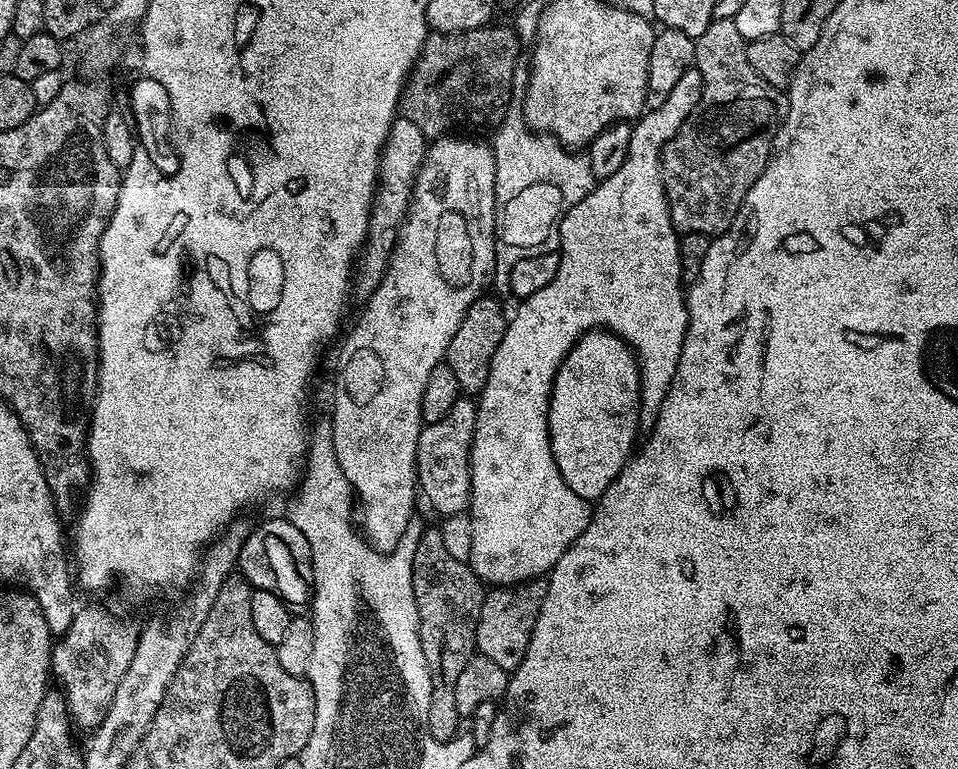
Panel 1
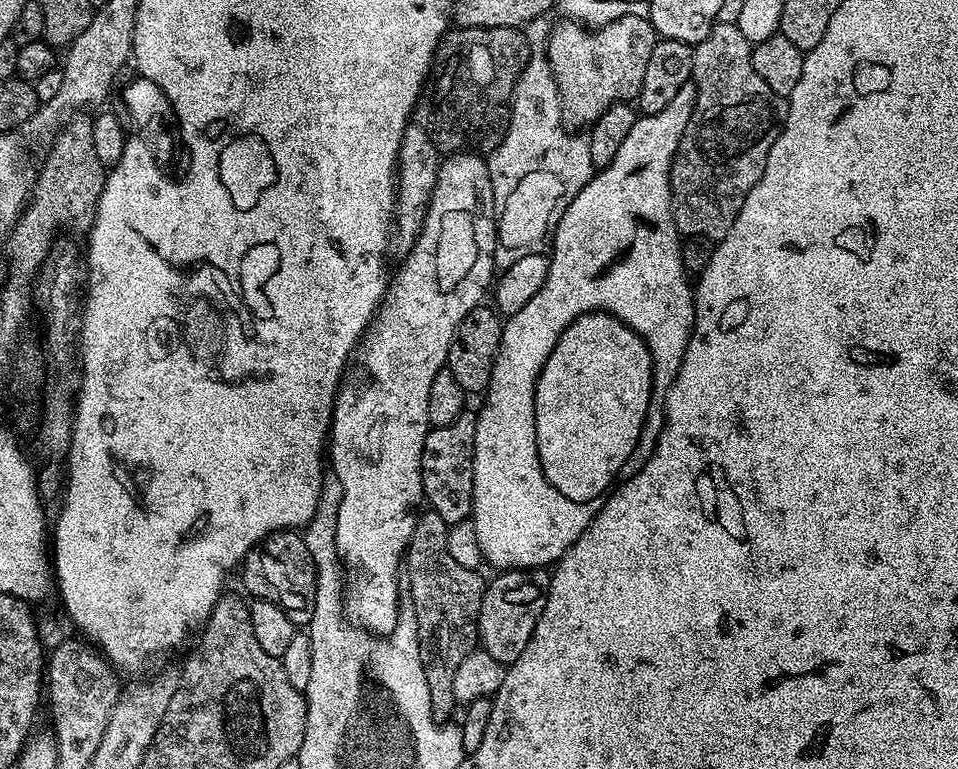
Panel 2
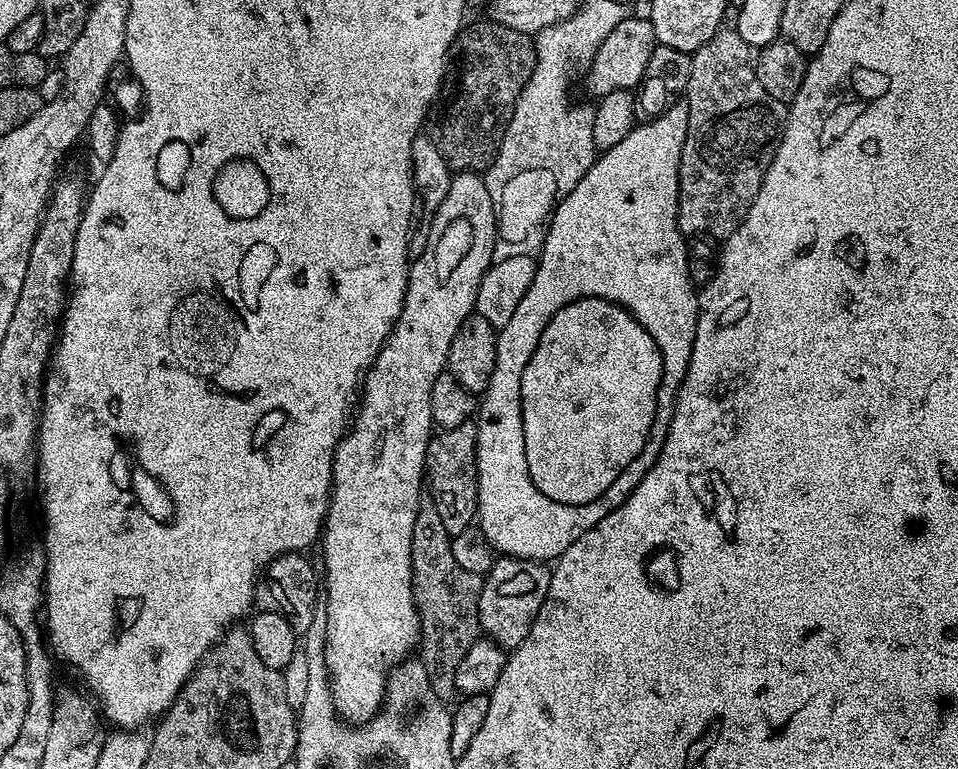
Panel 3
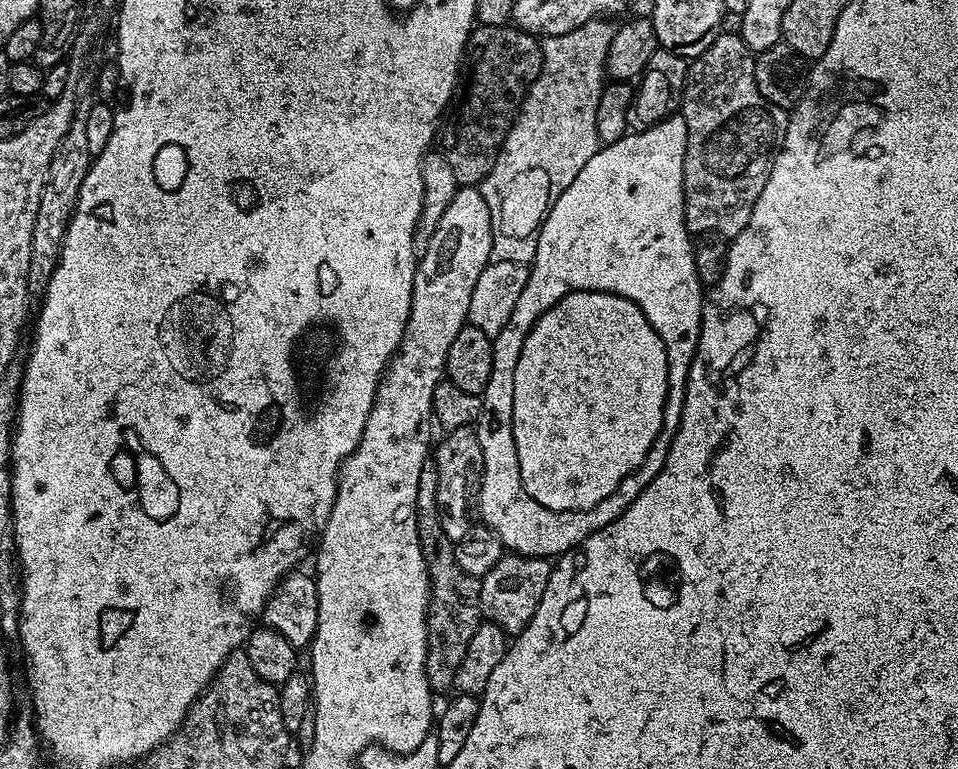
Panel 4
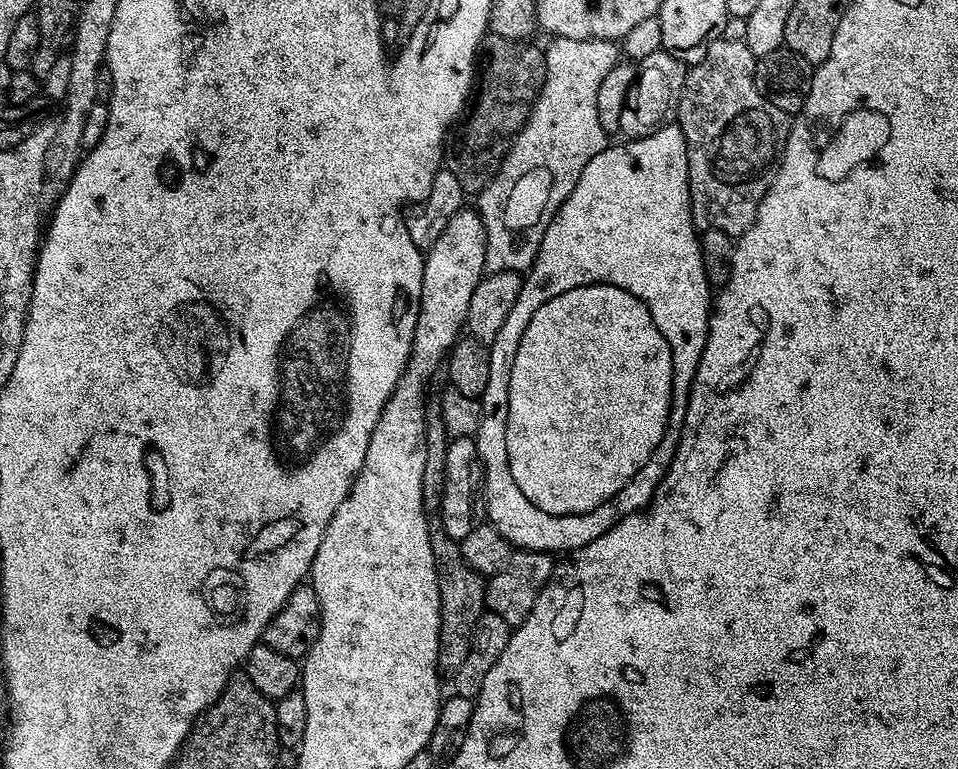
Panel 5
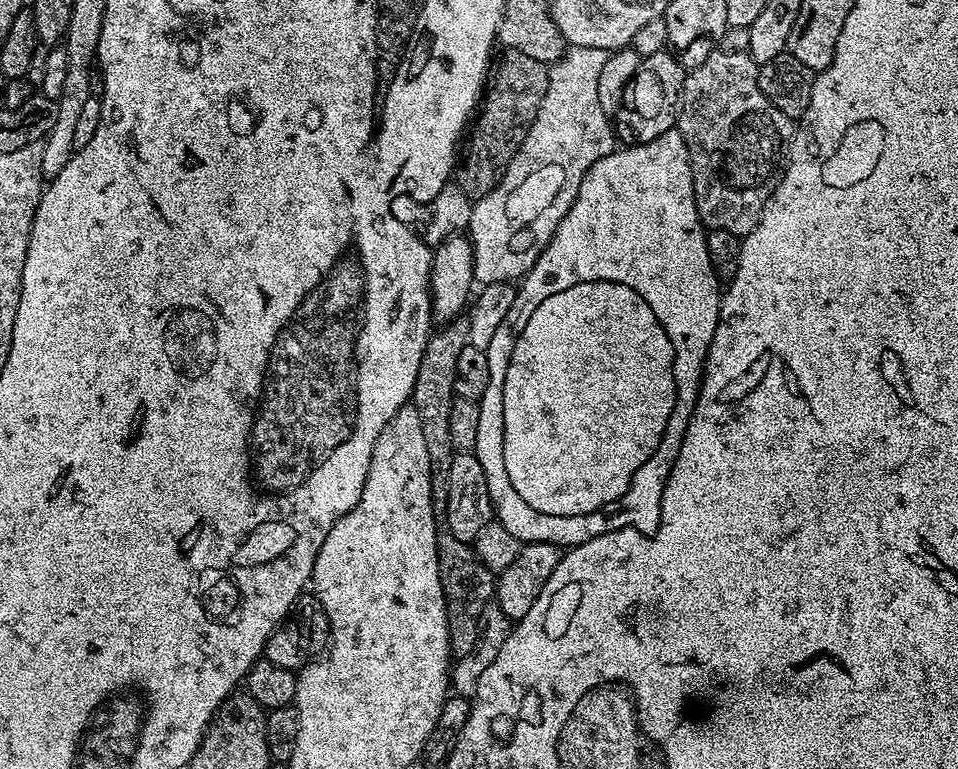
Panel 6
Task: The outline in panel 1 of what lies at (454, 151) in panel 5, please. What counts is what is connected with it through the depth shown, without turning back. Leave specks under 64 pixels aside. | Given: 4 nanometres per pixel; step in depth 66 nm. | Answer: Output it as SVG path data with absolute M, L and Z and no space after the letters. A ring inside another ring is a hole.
M485 26L465 32L429 31L420 57L404 83L398 109L399 115L410 118L410 122L414 122L414 126L418 126L426 138L439 138L457 130L468 130L464 128L484 128L487 124L489 129L495 130L506 118L508 107L514 98L512 83L516 80L516 67L520 64L522 41L511 27L496 27Z

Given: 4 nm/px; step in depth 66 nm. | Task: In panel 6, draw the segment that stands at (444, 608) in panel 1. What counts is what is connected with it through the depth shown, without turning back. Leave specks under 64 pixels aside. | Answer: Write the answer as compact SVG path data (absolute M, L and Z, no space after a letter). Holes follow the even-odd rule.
M464 318L449 320L444 328L435 333L428 341L428 349L424 352L422 366L418 370L418 378L414 382L414 390L410 401L411 407L418 410L418 418L422 418L422 435L426 442L426 451L430 453L430 470L432 471L432 509L434 522L438 526L448 522L448 495L450 494L450 462L454 455L450 438L450 406L456 396L454 390L454 374L458 366L458 354L469 347L468 321ZM447 530L437 531L438 570L442 578L442 590L448 615L448 646L453 657L459 658L474 650L478 638L478 614L493 599L496 576L476 557L472 544L463 544Z

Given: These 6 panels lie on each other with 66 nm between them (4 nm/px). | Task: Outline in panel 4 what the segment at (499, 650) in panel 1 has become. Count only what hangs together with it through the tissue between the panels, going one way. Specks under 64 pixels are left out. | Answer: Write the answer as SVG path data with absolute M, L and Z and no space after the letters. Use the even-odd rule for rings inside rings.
M505 554L480 580L480 615L487 623L497 624L509 637L515 638L534 618L538 602L550 582L553 565L543 556L518 556Z

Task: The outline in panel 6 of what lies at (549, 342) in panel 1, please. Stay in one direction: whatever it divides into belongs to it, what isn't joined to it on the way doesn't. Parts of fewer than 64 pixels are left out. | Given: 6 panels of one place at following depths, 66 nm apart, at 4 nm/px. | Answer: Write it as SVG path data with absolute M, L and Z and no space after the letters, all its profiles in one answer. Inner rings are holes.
M673 130L645 144L629 145L629 148L617 147L615 152L606 154L606 158L598 158L598 162L586 170L574 206L570 206L532 269L519 281L514 306L510 306L510 314L502 318L502 326L498 326L486 350L490 358L490 386L486 386L486 394L482 394L478 402L478 442L474 455L482 462L486 474L495 519L524 544L546 542L567 550L623 528L632 528L644 536L656 533L662 514L662 490L696 408L710 342L714 342L722 282L714 274L714 266L710 266L710 250L706 250L708 234L694 198L686 142L680 131ZM582 282L618 282L630 286L630 290L654 310L654 318L662 322L662 330L666 330L666 338L670 338L674 350L676 401L658 450L638 466L638 474L634 474L632 486L622 498L590 514L542 514L531 508L518 495L518 490L508 486L506 462L502 458L502 438L506 438L502 426L502 386L506 386L506 366L510 366L514 342L518 342L518 334L522 334L530 314L534 314L546 298Z

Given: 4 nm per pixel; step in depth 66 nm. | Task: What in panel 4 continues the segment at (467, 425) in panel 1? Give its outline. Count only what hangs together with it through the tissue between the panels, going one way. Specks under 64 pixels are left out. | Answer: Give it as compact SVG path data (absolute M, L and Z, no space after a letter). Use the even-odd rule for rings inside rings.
M475 427L456 428L441 435L440 445L434 448L434 463L438 470L438 522L446 530L446 538L456 541L466 535L478 516L480 506L480 483L484 477L482 446L478 442Z

